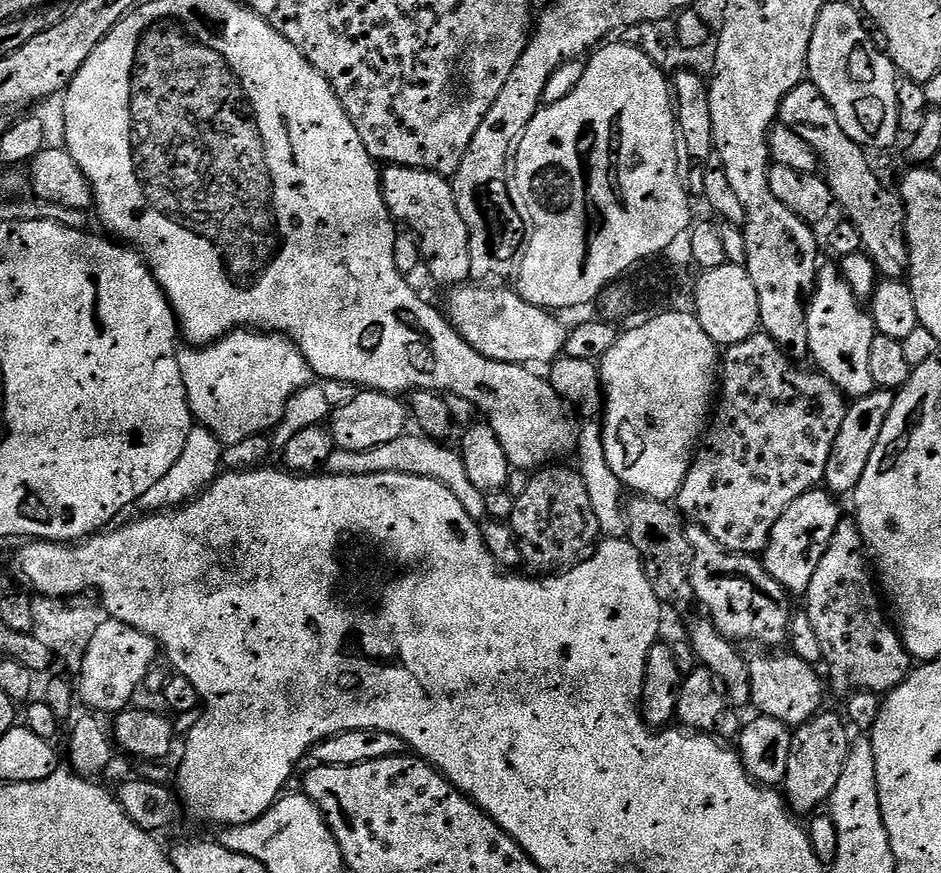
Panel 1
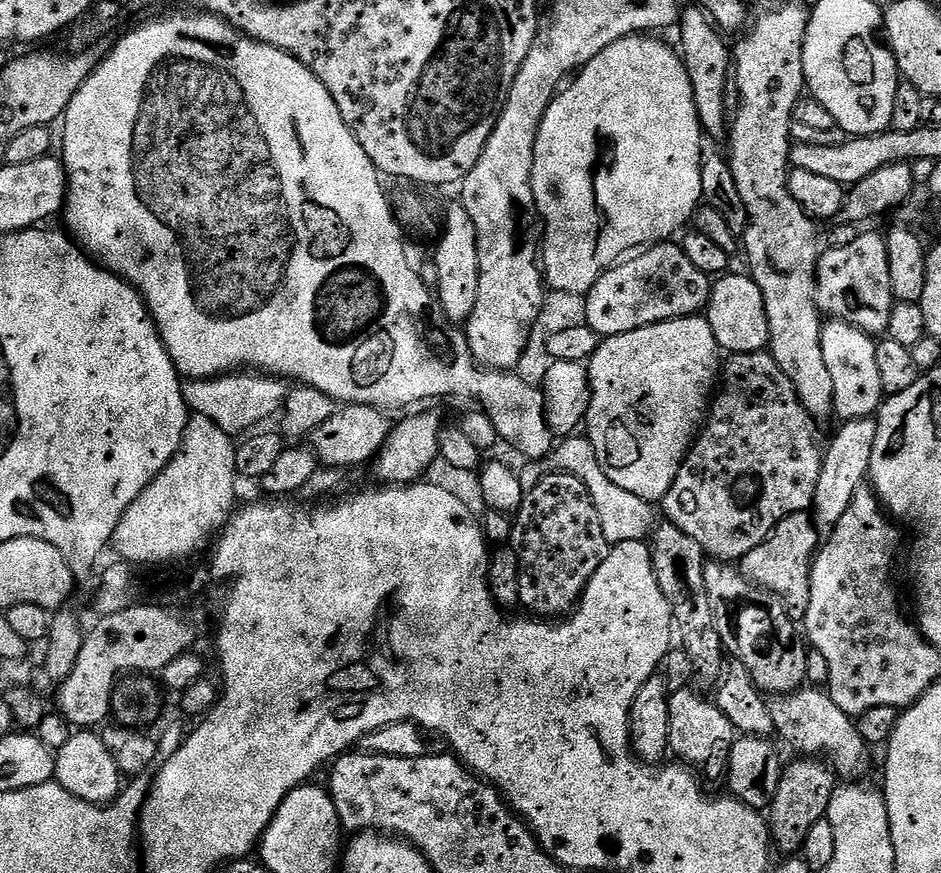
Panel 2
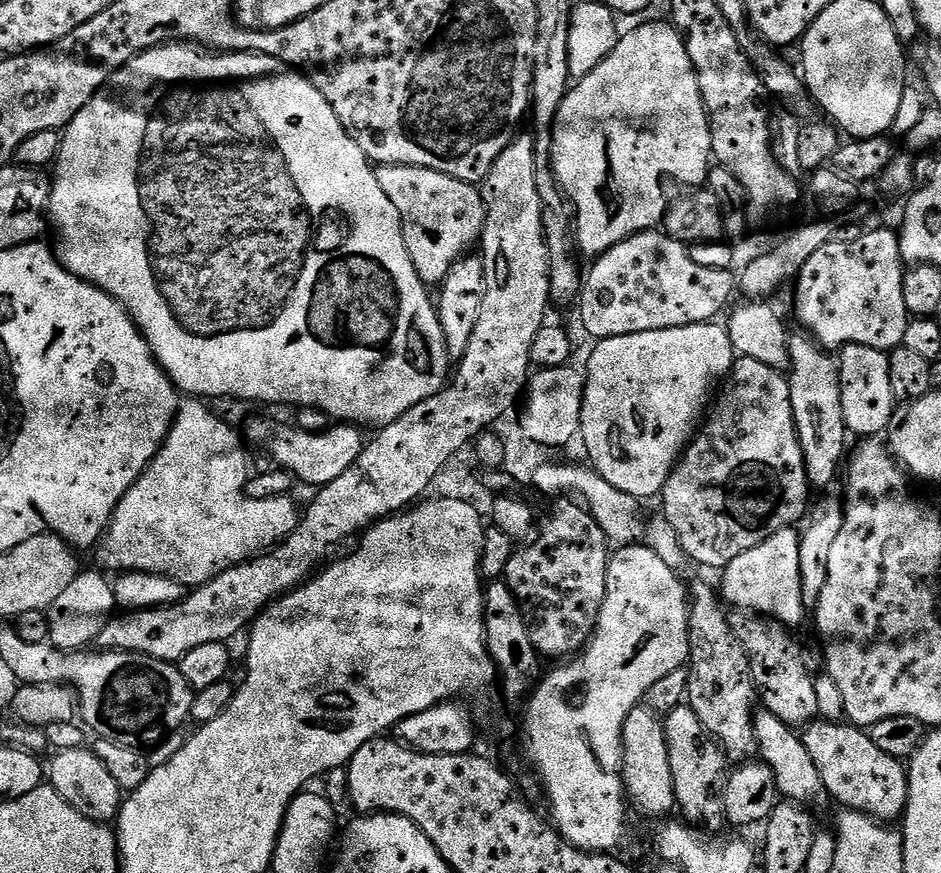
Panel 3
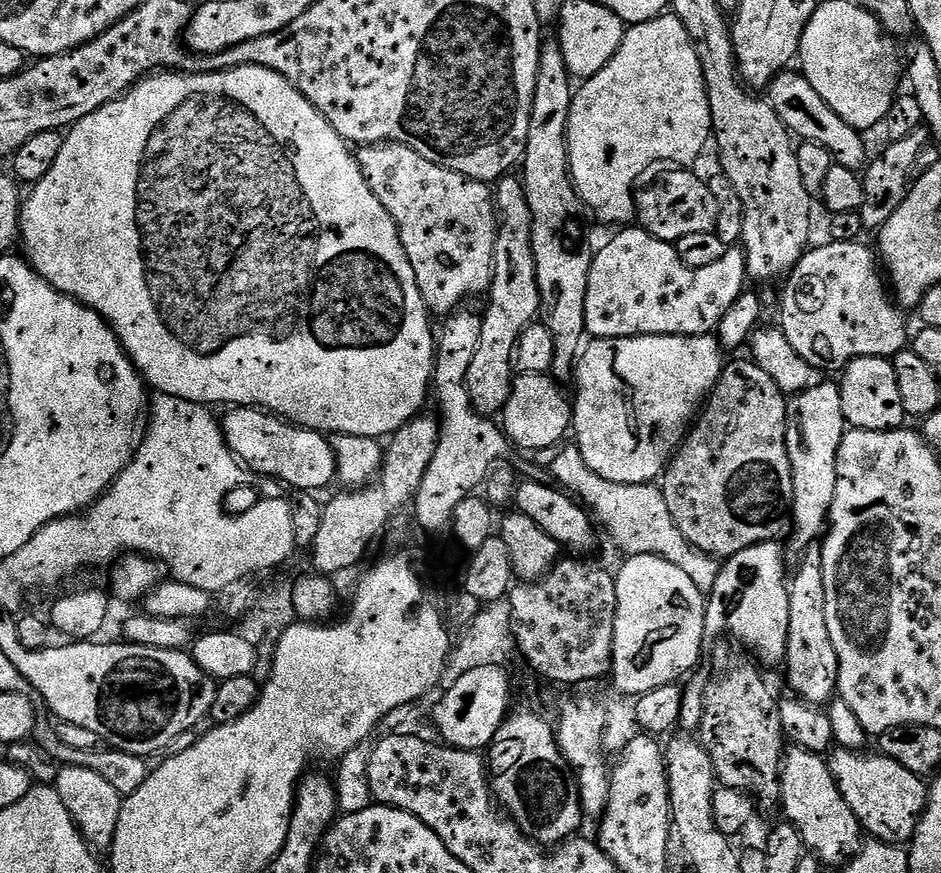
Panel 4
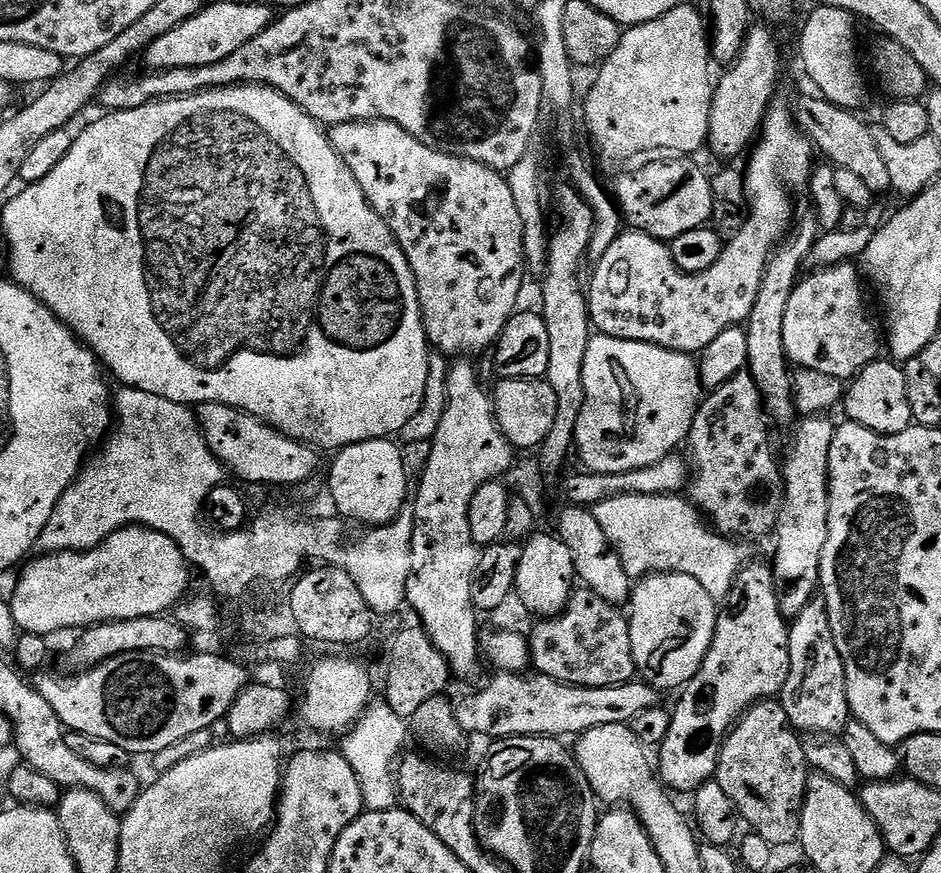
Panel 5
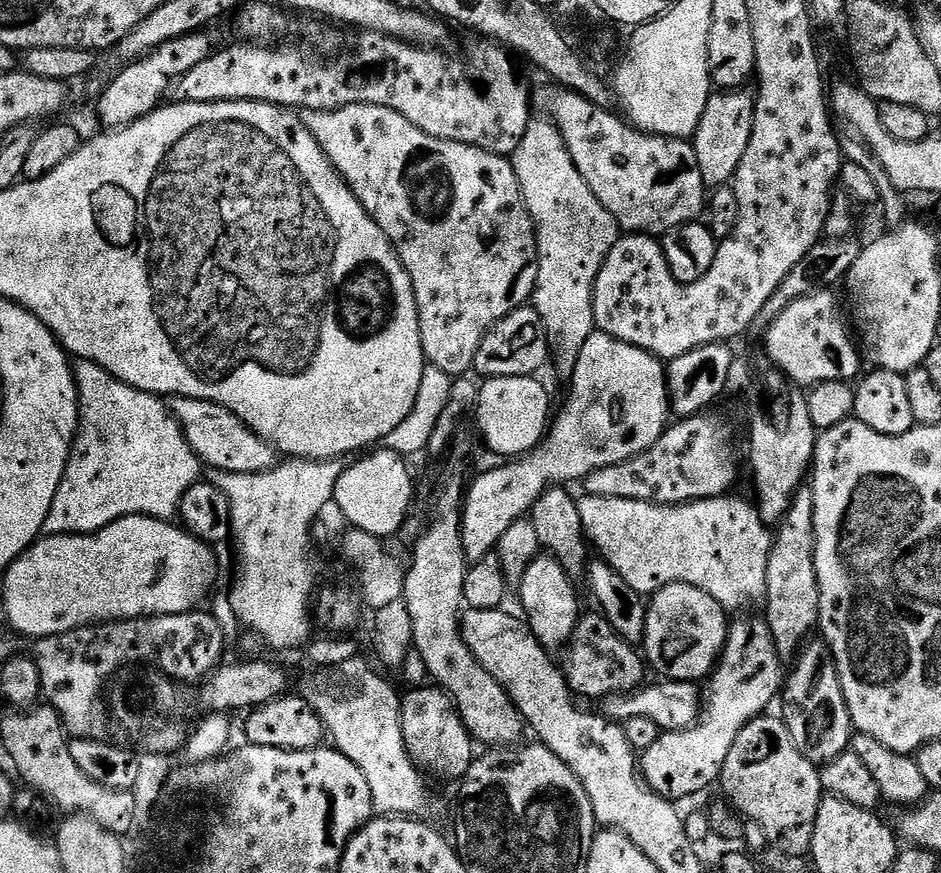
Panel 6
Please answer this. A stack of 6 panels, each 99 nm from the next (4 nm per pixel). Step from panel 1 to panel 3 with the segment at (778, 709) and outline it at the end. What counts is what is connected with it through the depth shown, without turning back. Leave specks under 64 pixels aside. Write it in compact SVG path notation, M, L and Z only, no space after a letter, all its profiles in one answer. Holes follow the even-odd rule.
M820 718L803 729L802 739L806 750L810 750L810 759L818 770L818 778L822 778L825 793L829 797L833 796L841 804L841 809L861 812L881 822L896 822L903 817L904 808L908 804L908 770L905 761L878 750L865 729L848 722L833 722Z

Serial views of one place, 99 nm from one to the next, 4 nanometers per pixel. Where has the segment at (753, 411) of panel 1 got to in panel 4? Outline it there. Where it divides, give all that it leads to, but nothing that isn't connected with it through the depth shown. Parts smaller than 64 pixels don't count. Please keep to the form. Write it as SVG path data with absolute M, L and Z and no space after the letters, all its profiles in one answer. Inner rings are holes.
M751 358L725 363L711 396L662 477L666 506L670 506L672 521L682 530L685 540L708 556L727 558L789 531L794 478L786 450L787 429L788 400L778 382Z

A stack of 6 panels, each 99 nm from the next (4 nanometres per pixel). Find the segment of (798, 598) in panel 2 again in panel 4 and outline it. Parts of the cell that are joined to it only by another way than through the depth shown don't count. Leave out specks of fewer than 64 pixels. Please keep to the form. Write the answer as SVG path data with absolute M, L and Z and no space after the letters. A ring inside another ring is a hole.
M767 540L727 557L720 565L718 582L707 593L704 609L704 631L709 637L722 636L718 638L745 644L740 645L745 649L753 648L761 665L776 664L779 660L781 663L788 655L789 581L786 572L784 576L784 552L778 545L776 540Z

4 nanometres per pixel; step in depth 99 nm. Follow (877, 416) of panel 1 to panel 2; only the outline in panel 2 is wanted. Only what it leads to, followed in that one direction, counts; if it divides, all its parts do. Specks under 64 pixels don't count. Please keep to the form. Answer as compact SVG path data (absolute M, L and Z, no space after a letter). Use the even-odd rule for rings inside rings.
M870 416L858 418L857 420L845 420L839 426L841 428L833 434L832 441L829 444L827 441L824 448L822 470L818 474L818 490L814 490L814 498L810 509L812 524L822 538L827 538L834 534L838 522L842 522L842 514L846 514L846 510L850 510L850 502L854 502L854 494L858 494L858 490L865 487L866 481L869 479L870 458L874 454L874 438L878 434L878 426L875 419Z

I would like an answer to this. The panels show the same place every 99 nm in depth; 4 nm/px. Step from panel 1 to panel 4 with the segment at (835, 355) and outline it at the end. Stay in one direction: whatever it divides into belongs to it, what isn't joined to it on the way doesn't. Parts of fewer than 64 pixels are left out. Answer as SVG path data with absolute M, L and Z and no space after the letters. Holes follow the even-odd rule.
M875 356L851 360L839 377L840 397L844 423L849 429L861 428L875 432L892 432L905 423L902 393L898 390L898 378L894 378L891 359Z

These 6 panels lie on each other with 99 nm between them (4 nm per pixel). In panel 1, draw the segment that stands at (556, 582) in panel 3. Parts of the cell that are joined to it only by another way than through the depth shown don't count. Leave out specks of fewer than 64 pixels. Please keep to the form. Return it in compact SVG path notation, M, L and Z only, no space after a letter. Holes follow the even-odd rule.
M564 466L533 471L526 491L516 497L510 523L518 538L518 550L522 550L523 567L529 568L527 571L532 574L569 572L592 556L602 536L594 514L594 502L579 471L572 466L560 467Z

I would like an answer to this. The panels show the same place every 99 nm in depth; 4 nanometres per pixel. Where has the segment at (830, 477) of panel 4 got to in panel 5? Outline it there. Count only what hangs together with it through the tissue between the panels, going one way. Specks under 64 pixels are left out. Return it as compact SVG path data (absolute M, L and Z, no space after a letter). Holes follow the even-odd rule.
M824 414L803 417L795 425L788 457L782 460L784 501L774 529L776 549L772 552L770 567L776 582L776 597L780 599L780 612L786 618L796 617L806 602L817 597L820 588L820 559L822 550L826 550L830 522L828 459L830 442L837 430L837 425L828 419Z

